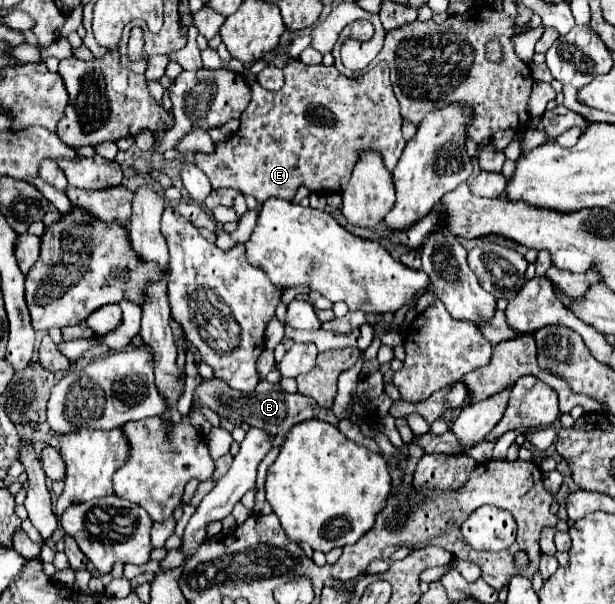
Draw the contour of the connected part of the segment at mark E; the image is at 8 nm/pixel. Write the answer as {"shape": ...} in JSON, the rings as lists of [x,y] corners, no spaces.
{"shape":[[[291,61],[283,71],[285,85],[279,91],[267,91],[259,83],[251,87],[253,99],[243,111],[241,127],[233,137],[217,141],[211,153],[195,155],[195,165],[209,177],[213,189],[235,187],[243,195],[253,195],[257,203],[263,203],[269,197],[291,201],[301,185],[309,187],[313,193],[341,193],[351,179],[361,149],[381,151],[387,169],[395,169],[405,141],[401,135],[399,103],[393,95],[385,61],[379,61],[371,71],[353,79],[341,75],[335,67],[303,65],[301,61]]]}

